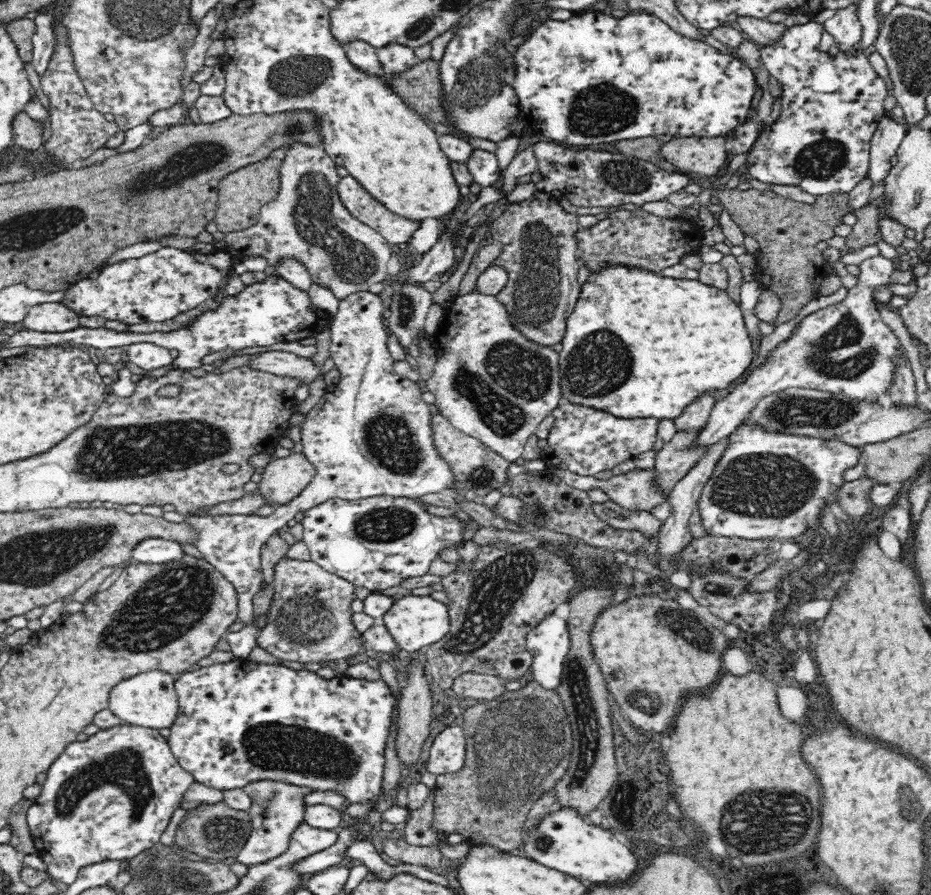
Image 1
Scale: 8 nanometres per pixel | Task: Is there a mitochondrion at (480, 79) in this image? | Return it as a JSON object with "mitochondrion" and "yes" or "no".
{"mitochondrion":"yes"}

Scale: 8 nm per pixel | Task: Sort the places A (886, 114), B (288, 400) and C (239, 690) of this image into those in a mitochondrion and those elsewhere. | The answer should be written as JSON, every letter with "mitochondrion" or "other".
{"A":"other","B":"other","C":"other"}

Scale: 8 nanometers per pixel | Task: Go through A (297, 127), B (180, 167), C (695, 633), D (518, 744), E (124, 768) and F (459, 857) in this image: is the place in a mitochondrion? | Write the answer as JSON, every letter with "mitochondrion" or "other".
{"A":"mitochondrion","B":"mitochondrion","C":"mitochondrion","D":"mitochondrion","E":"mitochondrion","F":"other"}

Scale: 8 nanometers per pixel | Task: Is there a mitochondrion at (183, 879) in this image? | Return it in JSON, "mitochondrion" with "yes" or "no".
{"mitochondrion":"yes"}

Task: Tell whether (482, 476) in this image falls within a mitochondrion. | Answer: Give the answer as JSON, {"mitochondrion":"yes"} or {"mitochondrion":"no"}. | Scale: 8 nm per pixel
{"mitochondrion":"yes"}

